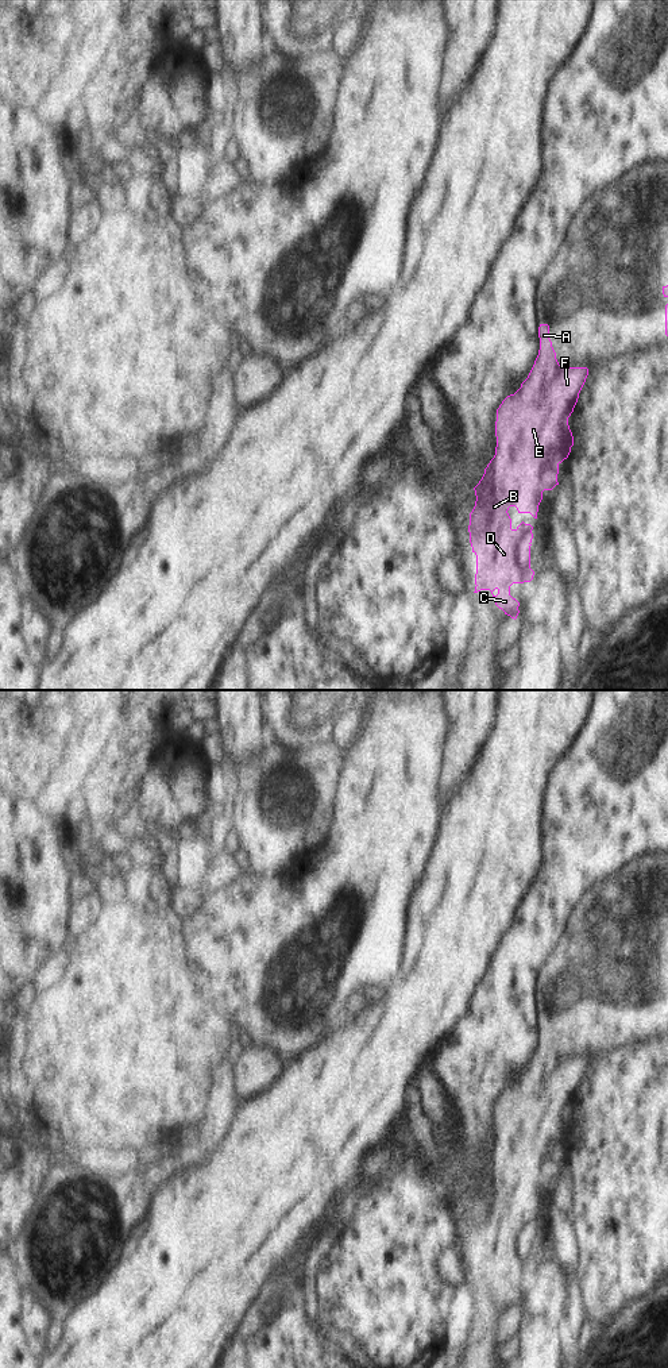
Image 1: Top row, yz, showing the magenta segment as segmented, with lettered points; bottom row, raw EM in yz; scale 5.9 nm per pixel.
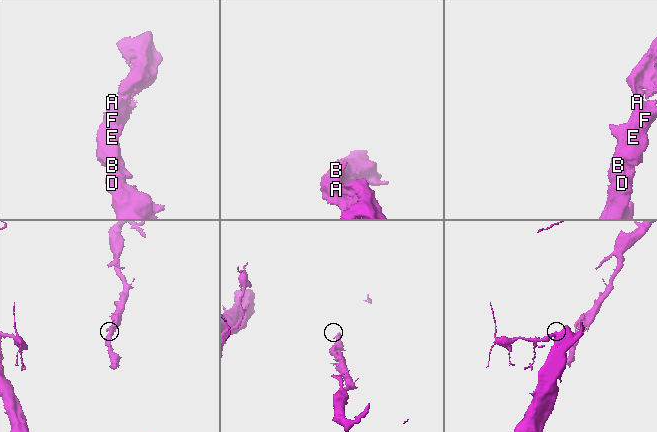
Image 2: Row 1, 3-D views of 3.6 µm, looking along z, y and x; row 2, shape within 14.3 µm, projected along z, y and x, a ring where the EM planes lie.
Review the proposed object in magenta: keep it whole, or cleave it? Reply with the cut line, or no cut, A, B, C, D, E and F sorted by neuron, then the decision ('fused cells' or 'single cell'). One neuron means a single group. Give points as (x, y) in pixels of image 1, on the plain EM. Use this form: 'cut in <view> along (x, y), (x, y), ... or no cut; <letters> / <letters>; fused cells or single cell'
no cut; A B C D E F; single cell

